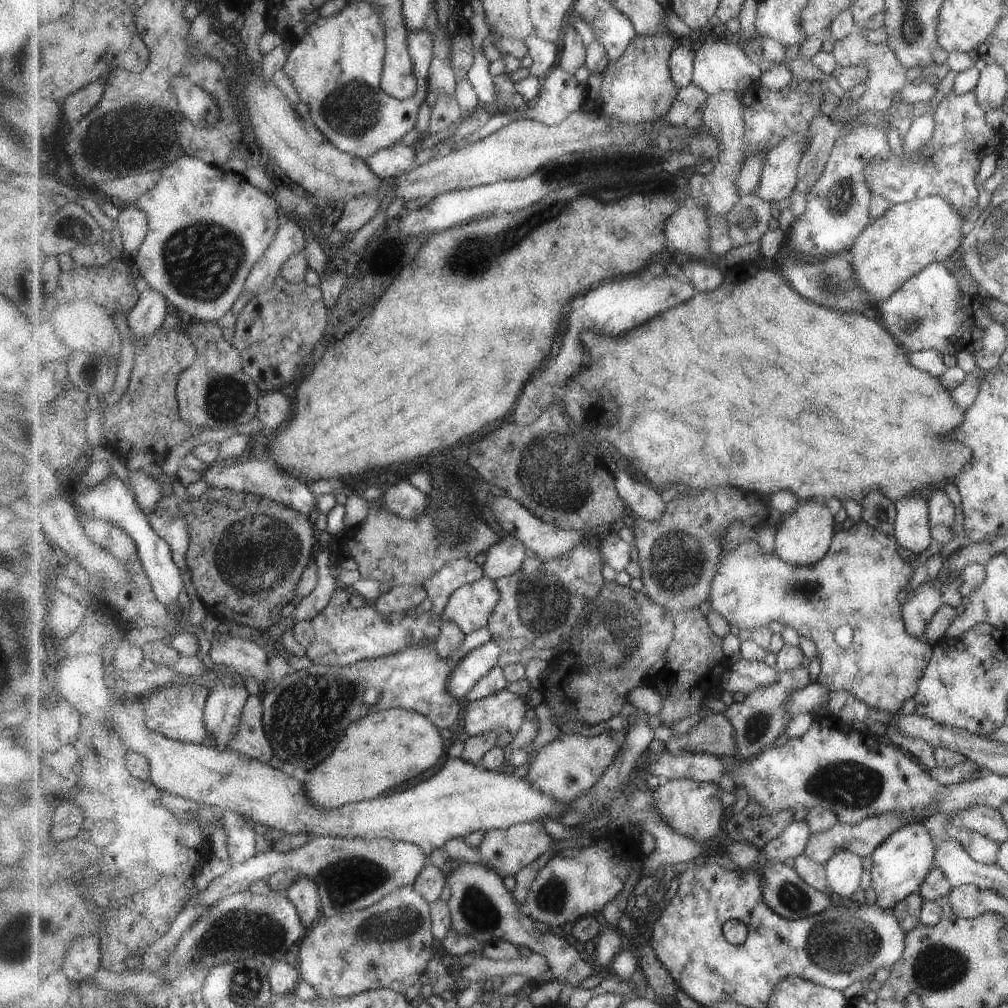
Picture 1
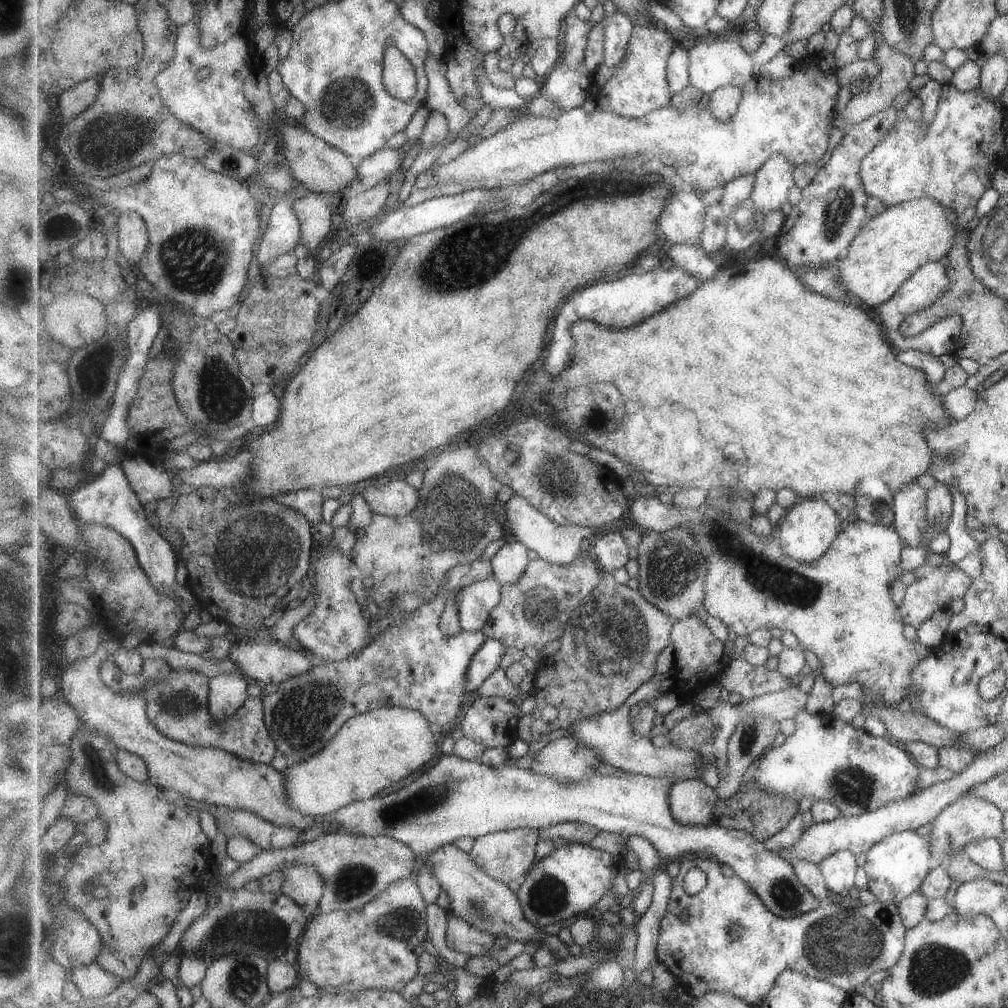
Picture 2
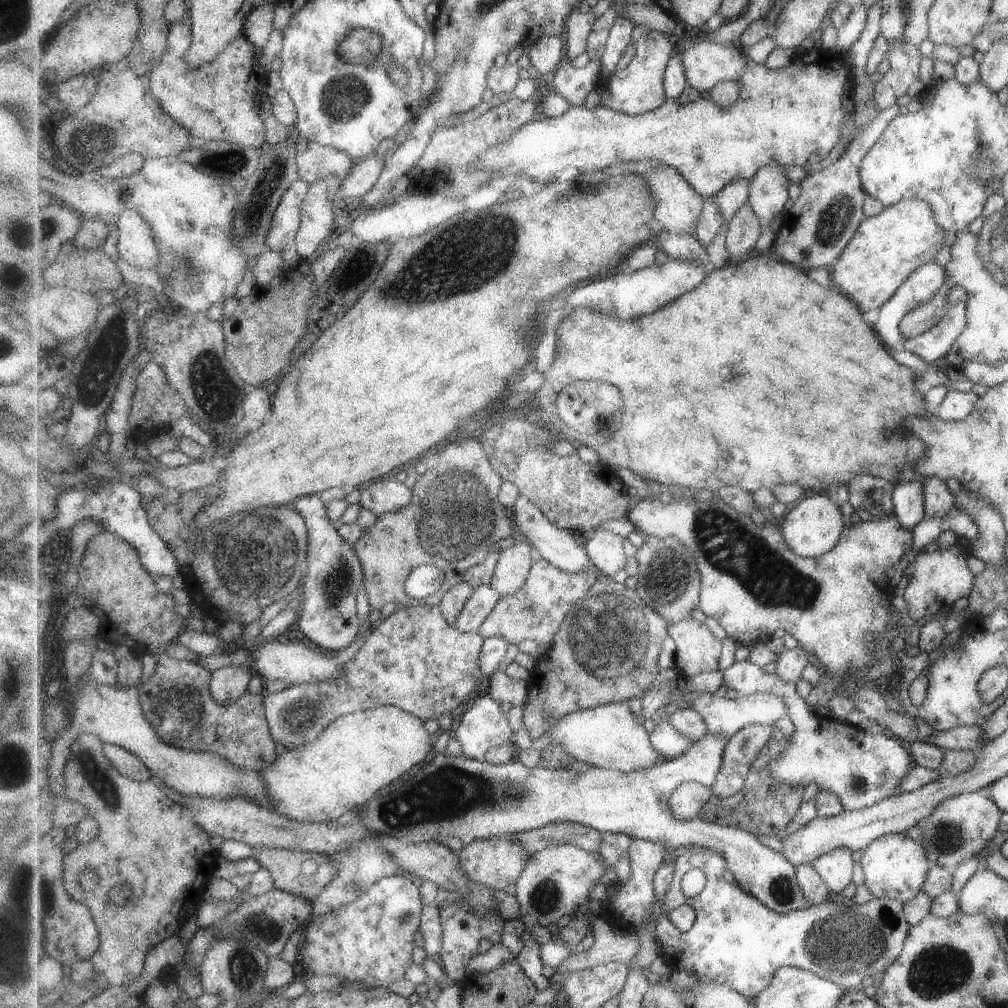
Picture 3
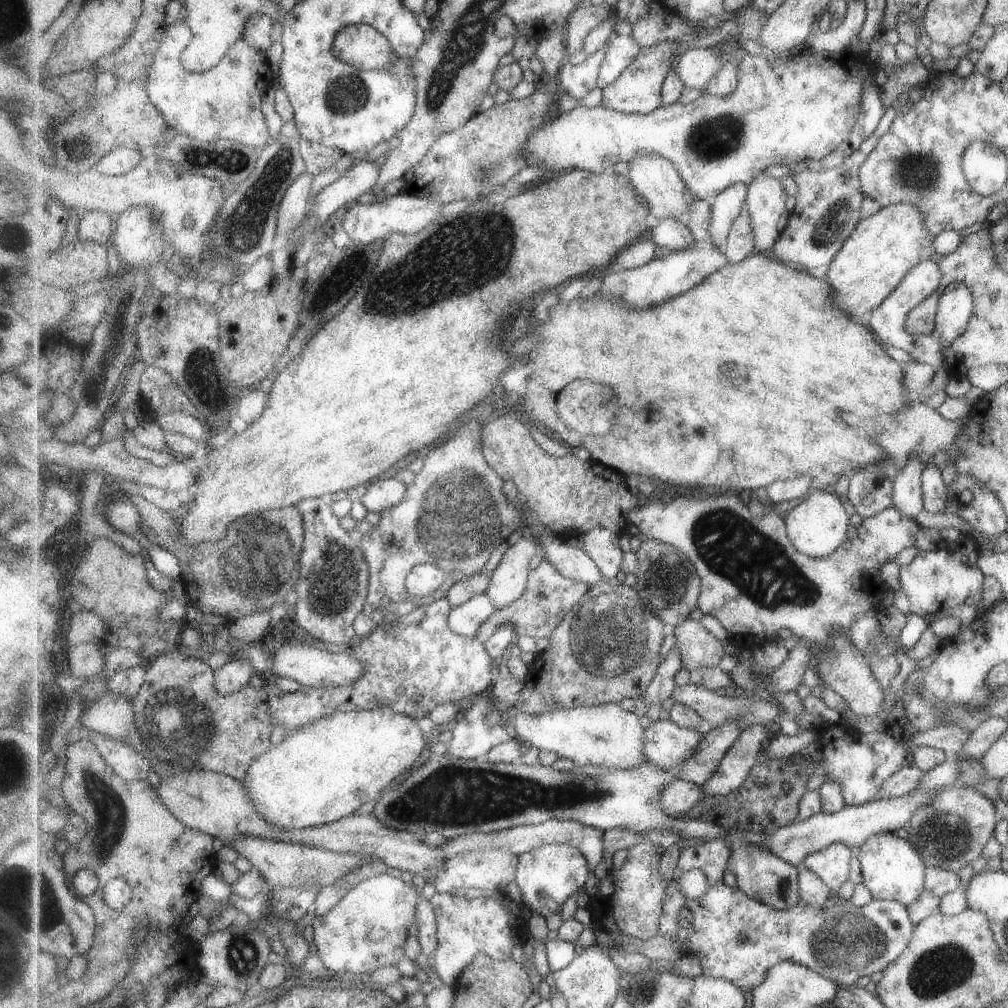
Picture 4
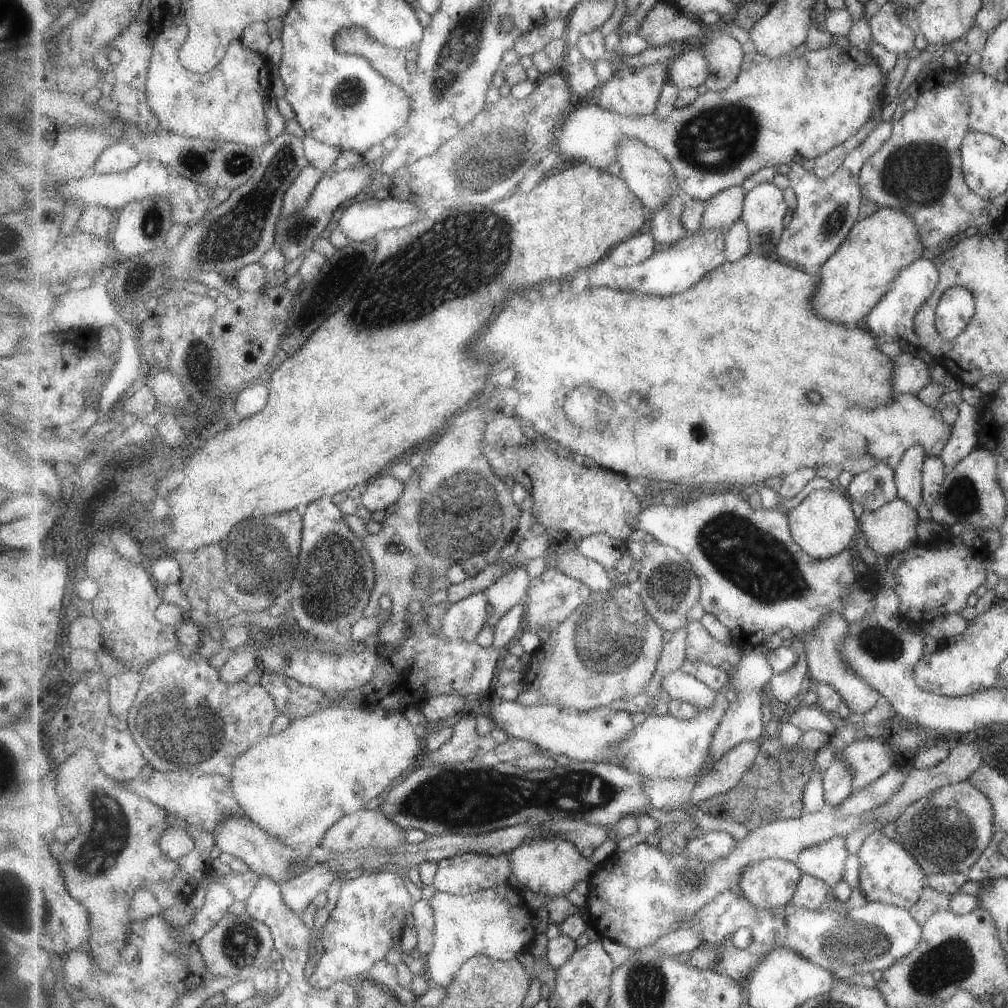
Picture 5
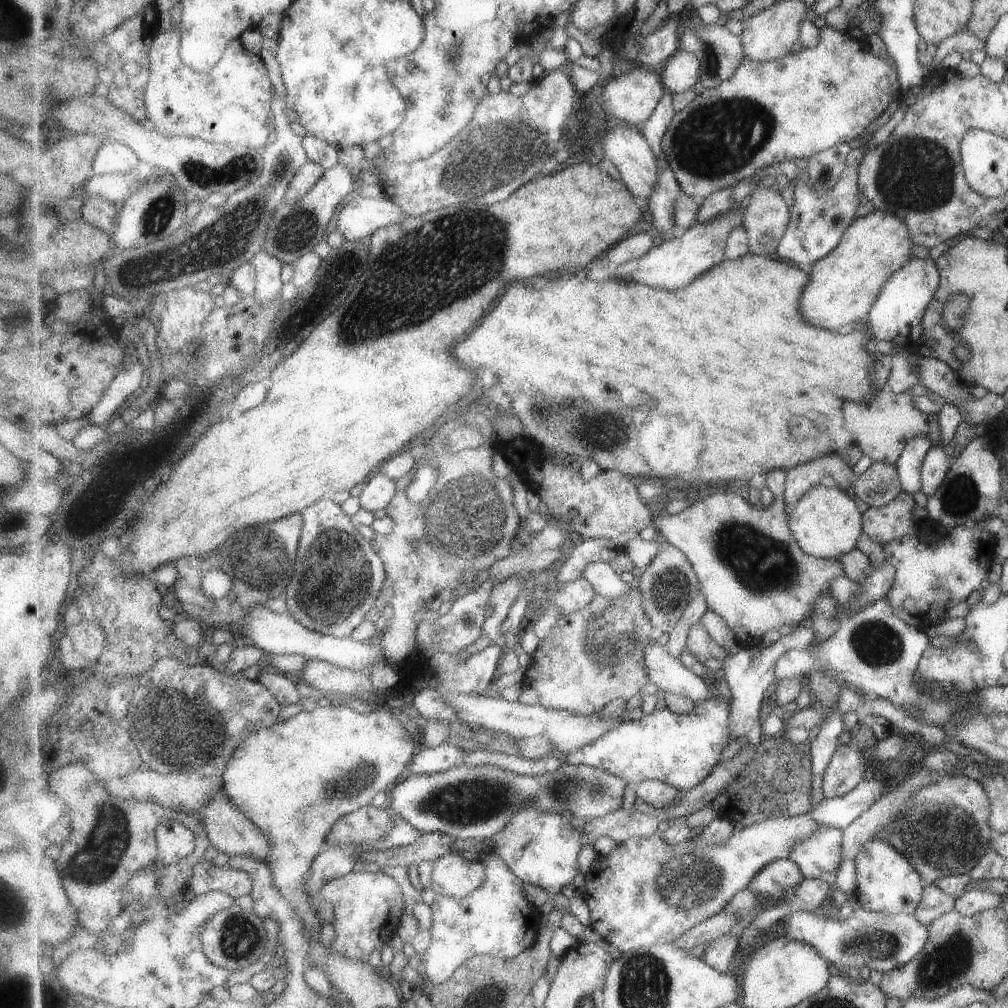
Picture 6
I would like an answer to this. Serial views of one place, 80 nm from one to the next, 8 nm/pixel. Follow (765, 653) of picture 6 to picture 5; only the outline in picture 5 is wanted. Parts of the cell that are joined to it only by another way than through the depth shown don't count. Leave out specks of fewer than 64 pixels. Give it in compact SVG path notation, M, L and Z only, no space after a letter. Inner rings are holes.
M771 645L750 646L743 649L741 660L728 672L731 688L736 691L737 696L735 701L730 703L727 712L718 724L717 730L713 733L712 747L708 754L709 762L705 764L703 772L721 760L726 752L735 748L739 743L765 737L761 708L766 701L763 696L761 697L761 690L767 691L767 684L773 678L774 673L771 664Z

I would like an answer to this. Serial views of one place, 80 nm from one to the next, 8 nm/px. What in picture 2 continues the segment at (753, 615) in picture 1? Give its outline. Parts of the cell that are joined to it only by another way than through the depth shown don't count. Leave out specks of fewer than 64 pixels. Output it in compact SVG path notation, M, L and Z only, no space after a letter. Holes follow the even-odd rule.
M628 478L622 482L623 492L631 499L628 522L635 522L647 532L664 533L681 527L694 534L708 566L704 608L709 615L719 618L728 630L746 637L761 629L789 630L805 650L817 654L824 677L831 684L839 686L858 682L864 700L881 701L891 707L896 707L909 696L913 684L911 672L929 656L931 650L910 633L900 606L891 598L891 586L903 574L901 550L906 546L894 524L873 524L859 518L851 524L844 524L832 547L819 560L806 563L786 555L777 535L759 536L749 529L749 525L737 523L731 512L720 511L705 502L693 508L663 504L657 495L639 495L638 487L633 486Z

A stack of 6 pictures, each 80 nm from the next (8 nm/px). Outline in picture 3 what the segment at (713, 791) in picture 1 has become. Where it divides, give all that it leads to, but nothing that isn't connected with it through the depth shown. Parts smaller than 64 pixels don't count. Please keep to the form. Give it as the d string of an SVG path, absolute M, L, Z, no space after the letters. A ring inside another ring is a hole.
M682 782L672 792L670 808L679 820L692 821L700 816L705 805L713 798L711 787L702 782Z

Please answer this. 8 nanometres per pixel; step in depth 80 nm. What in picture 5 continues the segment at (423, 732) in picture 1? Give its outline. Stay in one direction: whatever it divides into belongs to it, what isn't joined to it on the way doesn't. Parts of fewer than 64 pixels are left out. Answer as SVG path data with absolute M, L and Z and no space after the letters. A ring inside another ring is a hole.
M330 705L330 707L325 710L317 711L315 714L294 720L283 732L274 736L269 733L266 737L259 740L259 742L249 747L248 750L236 760L229 778L232 782L233 794L241 803L243 810L246 812L246 816L253 822L256 822L269 834L280 838L288 847L297 849L300 855L303 856L322 844L325 832L338 820L361 809L365 809L365 805L370 800L377 799L383 792L387 792L389 786L391 786L405 770L409 771L409 768L415 764L415 760L417 760L417 756L421 754L421 750L423 750L423 744L421 744L421 738L417 736L417 732L415 732L415 726L403 716L403 712L401 711L389 711L381 706L356 709Z

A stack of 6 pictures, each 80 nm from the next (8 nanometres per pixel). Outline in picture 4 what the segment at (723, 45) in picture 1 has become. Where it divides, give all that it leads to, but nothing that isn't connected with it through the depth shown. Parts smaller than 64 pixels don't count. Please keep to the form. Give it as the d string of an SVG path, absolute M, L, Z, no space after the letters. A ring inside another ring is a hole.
M692 47L679 52L675 61L675 68L685 86L704 92L723 65L717 50L705 47Z

